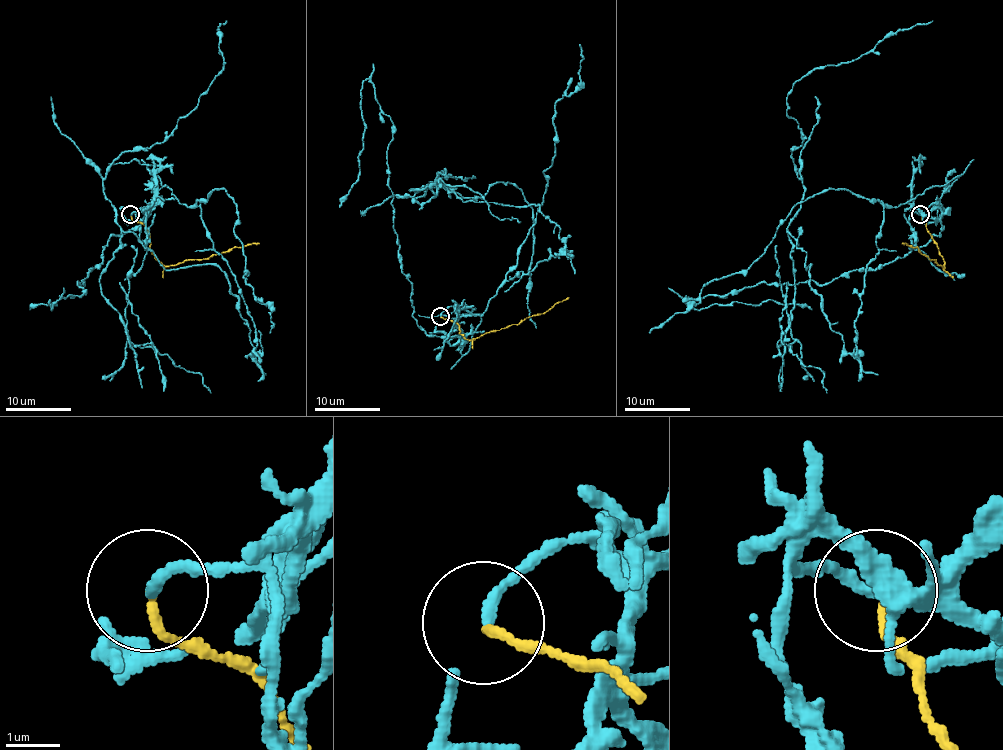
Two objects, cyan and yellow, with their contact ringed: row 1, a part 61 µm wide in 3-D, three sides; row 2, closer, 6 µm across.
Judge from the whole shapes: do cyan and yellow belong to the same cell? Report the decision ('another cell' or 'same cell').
another cell

